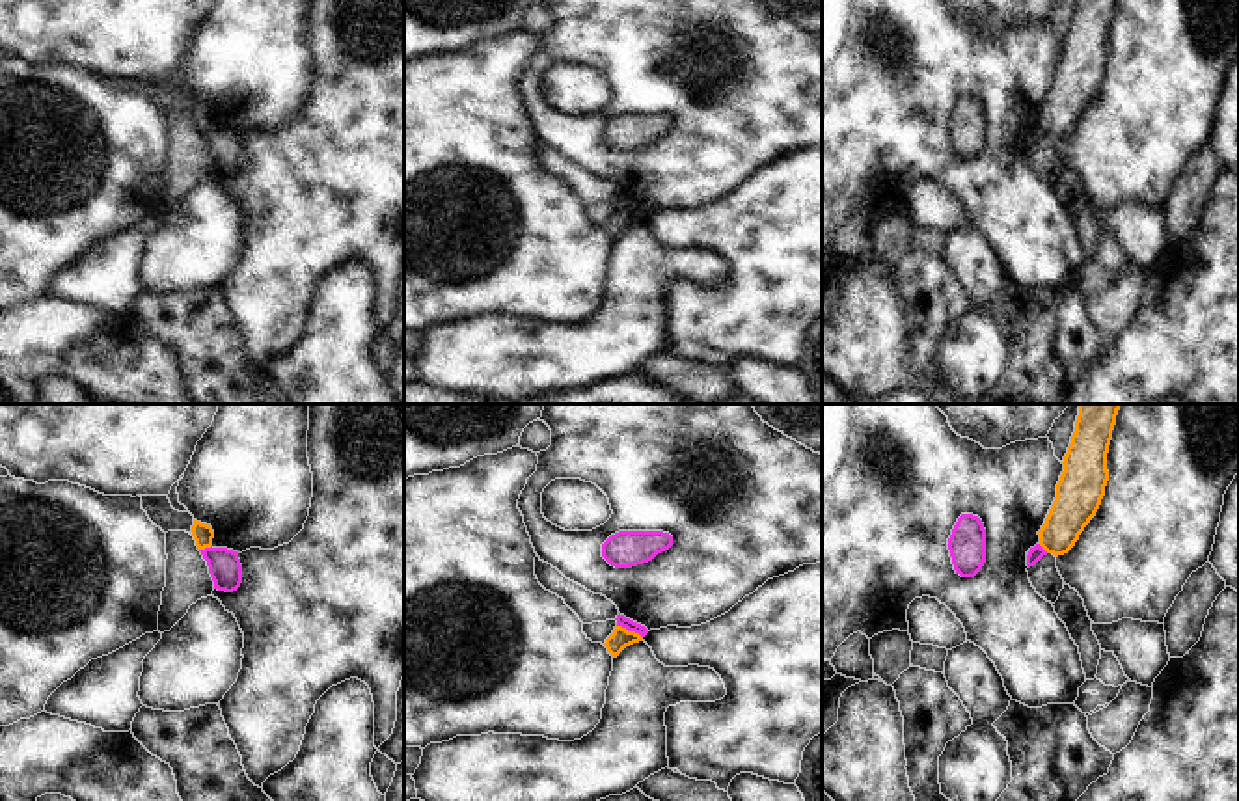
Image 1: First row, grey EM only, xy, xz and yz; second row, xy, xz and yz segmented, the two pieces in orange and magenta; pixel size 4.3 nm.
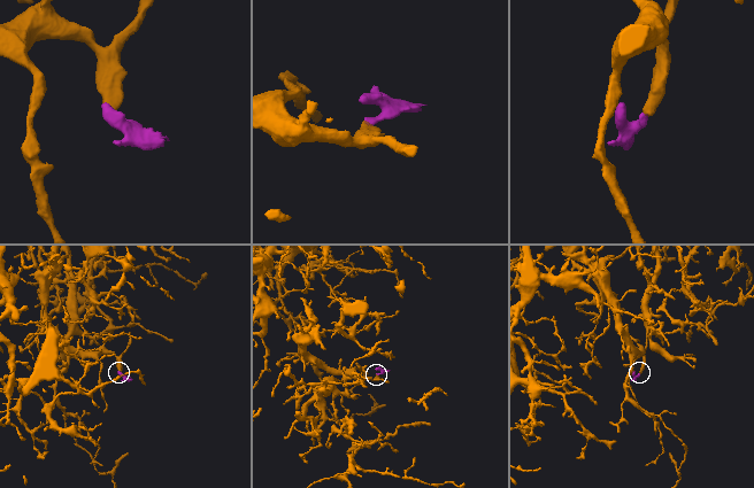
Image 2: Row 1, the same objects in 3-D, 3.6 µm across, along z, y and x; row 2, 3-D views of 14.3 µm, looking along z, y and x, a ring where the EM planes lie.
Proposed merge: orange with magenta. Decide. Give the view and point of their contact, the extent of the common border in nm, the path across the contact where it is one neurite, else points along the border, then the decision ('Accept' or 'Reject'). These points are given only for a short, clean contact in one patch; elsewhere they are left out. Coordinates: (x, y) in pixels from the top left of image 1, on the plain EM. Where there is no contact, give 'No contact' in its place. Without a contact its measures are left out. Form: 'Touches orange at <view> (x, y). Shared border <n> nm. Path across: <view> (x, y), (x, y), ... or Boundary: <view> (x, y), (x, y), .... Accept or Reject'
Touches orange at xz (630, 215). Shared border 130 nm. Boundary: xz (617, 207), (634, 213), (641, 220). Reject.

